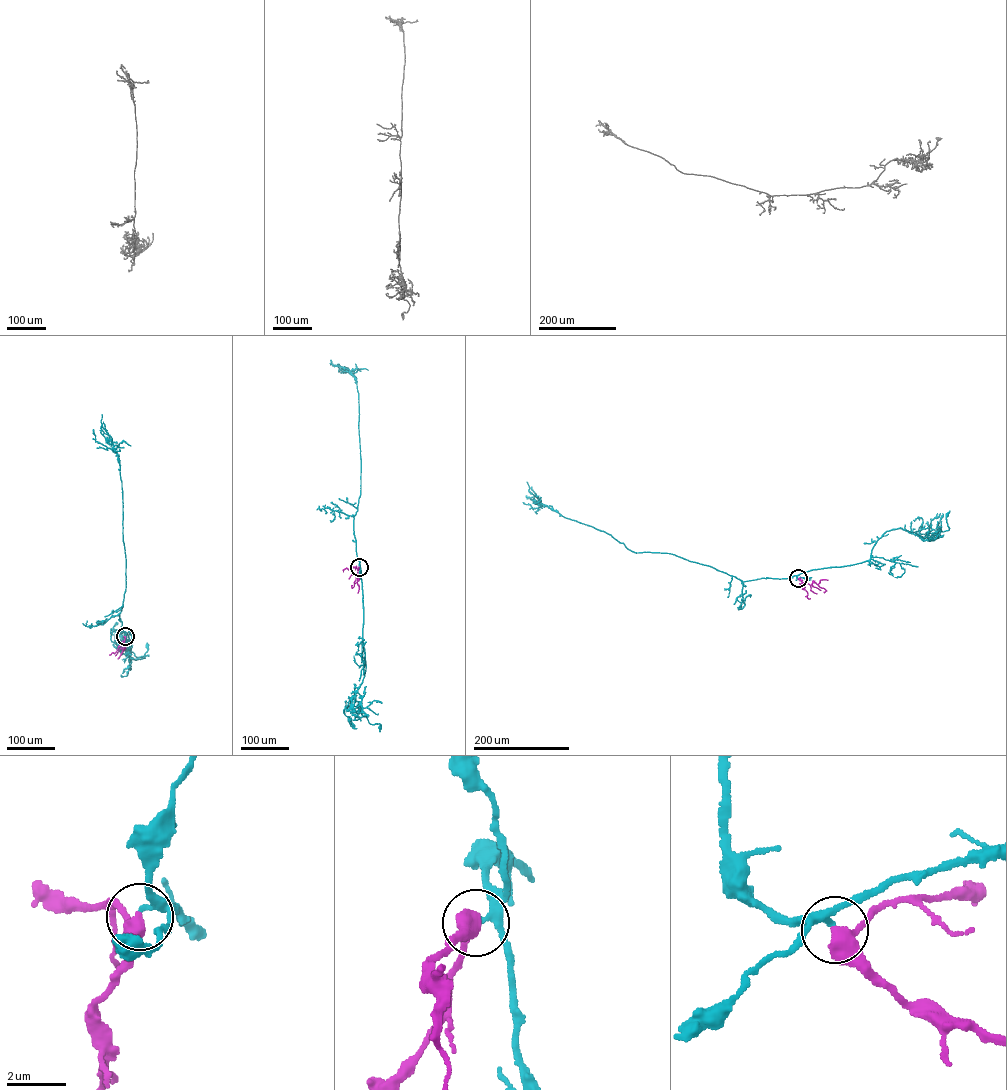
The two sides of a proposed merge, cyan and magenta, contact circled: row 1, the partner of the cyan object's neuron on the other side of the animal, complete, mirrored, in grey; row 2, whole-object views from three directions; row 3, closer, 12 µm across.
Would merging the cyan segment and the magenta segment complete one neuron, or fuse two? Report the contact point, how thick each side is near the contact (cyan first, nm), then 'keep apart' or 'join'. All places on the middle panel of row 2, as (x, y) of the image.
at (359, 567); 200 nm thick on the cyan side, 420 nm on the other; join

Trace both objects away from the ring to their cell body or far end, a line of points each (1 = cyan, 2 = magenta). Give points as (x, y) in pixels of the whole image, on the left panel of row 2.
1: (125, 636), (127, 633), (129, 650), (132, 630), (120, 650), (128, 649), (136, 657), (143, 657), (146, 645)
2: (125, 636), (123, 650), (118, 658)

